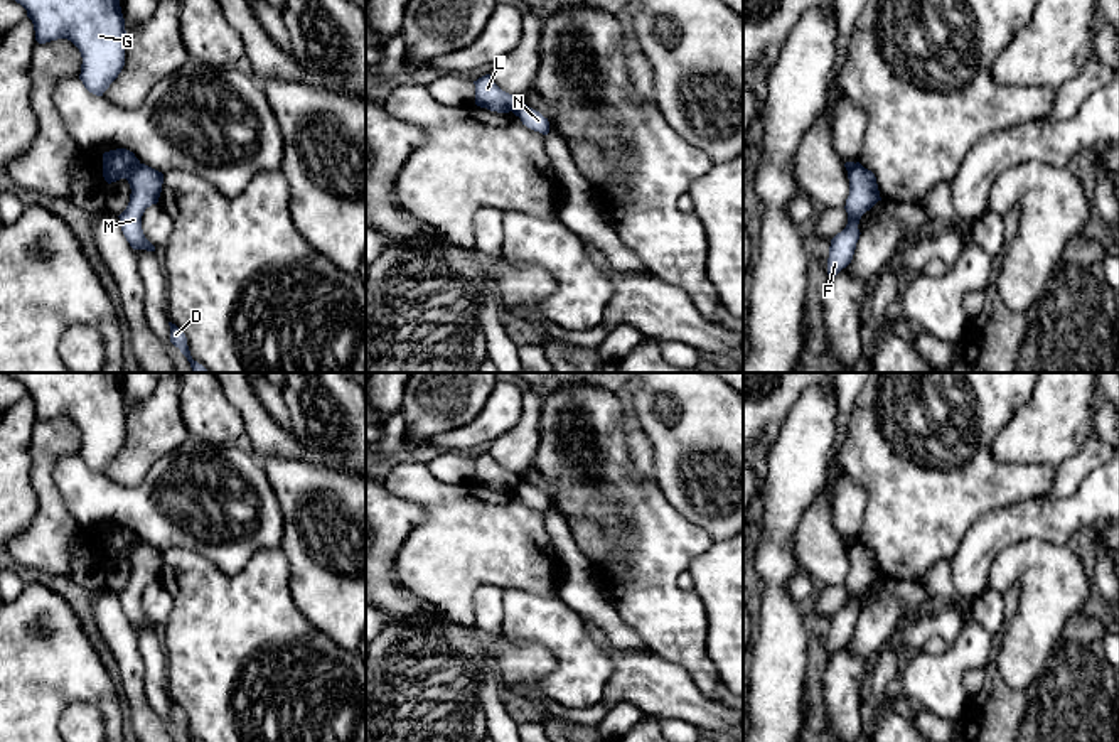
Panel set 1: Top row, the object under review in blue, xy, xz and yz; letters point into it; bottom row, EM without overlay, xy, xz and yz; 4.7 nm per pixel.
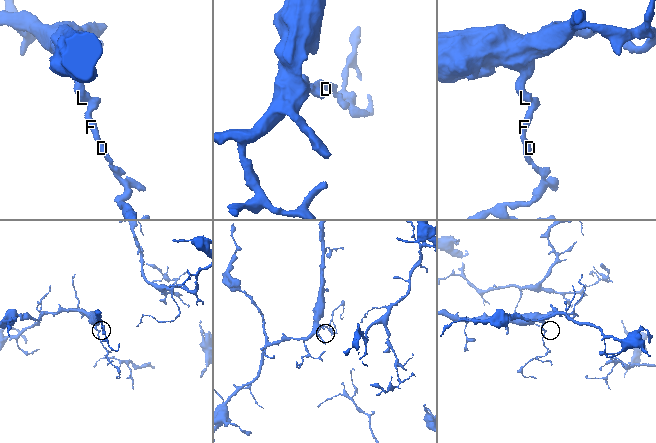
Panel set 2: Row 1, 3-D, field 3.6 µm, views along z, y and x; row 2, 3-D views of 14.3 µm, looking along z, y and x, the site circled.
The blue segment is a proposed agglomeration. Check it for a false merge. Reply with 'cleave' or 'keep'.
cleave

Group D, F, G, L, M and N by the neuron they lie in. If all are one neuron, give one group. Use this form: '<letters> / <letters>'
D F M N / G L

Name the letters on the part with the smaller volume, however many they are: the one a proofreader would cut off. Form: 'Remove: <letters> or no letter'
Remove: D, F, M, N

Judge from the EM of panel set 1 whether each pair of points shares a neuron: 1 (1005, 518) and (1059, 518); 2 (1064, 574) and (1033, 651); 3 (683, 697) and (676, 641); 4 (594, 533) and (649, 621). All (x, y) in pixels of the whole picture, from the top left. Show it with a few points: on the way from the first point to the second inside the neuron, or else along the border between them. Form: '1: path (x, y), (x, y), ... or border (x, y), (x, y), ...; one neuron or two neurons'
1: path (1018, 518), (1045, 518); one neuron
2: path (1050, 592), (1033, 633); one neuron
3: border (651, 650), (679, 665), (705, 695); two neurons
4: border (609, 532), (617, 533), (627, 547), (617, 570); two neurons

